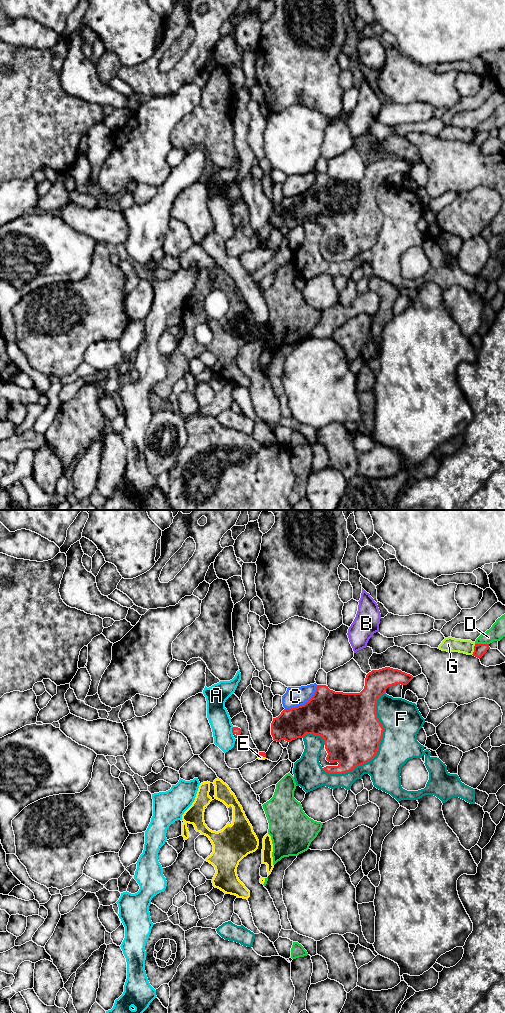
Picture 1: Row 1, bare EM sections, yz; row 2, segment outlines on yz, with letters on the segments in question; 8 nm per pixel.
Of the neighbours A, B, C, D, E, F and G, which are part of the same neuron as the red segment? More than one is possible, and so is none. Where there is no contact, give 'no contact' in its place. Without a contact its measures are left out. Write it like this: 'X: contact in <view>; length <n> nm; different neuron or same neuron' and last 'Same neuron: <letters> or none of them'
A: contact in yz; length 60 nm; different neuron
B: contact in yz; length 40 nm; different neuron
C: contact in yz; length 320 nm; different neuron
D: contact in yz; length 110 nm; different neuron
E: contact in yz; length 60 nm; different neuron
F: contact in yz; length 800 nm; different neuron
G: contact in yz; length 90 nm; different neuron
Same neuron: none of them

